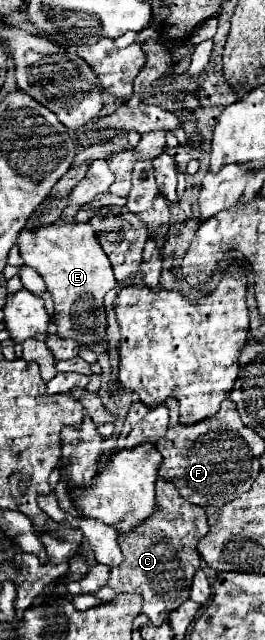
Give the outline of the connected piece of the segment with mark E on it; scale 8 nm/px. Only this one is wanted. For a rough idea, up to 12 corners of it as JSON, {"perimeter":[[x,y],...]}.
{"perimeter":[[74,219],[20,233],[54,297],[58,335],[106,335],[118,283],[96,231]]}

